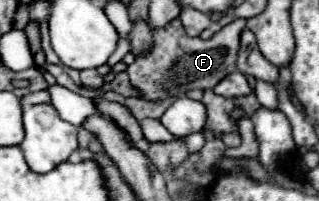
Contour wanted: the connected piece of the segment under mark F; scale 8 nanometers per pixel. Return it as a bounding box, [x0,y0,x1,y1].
[127,18,245,102]

